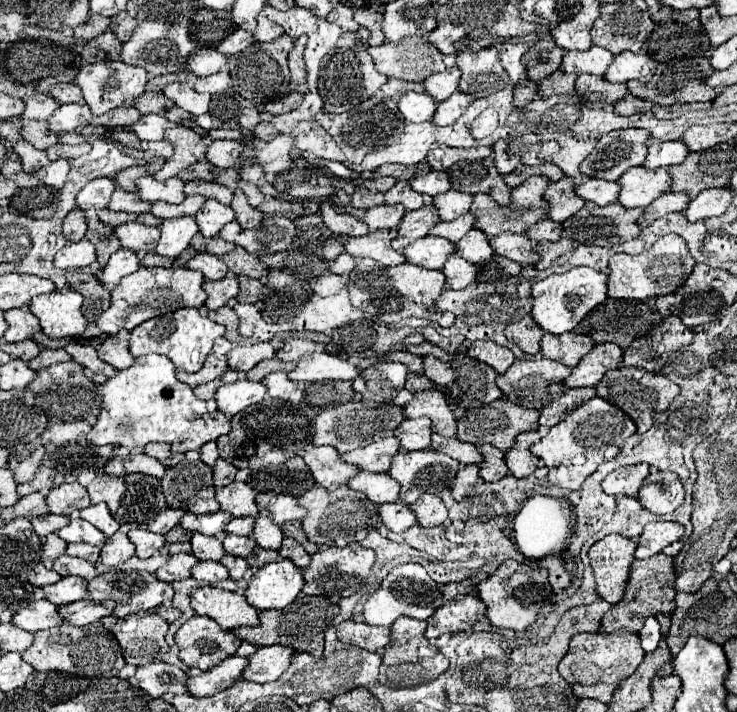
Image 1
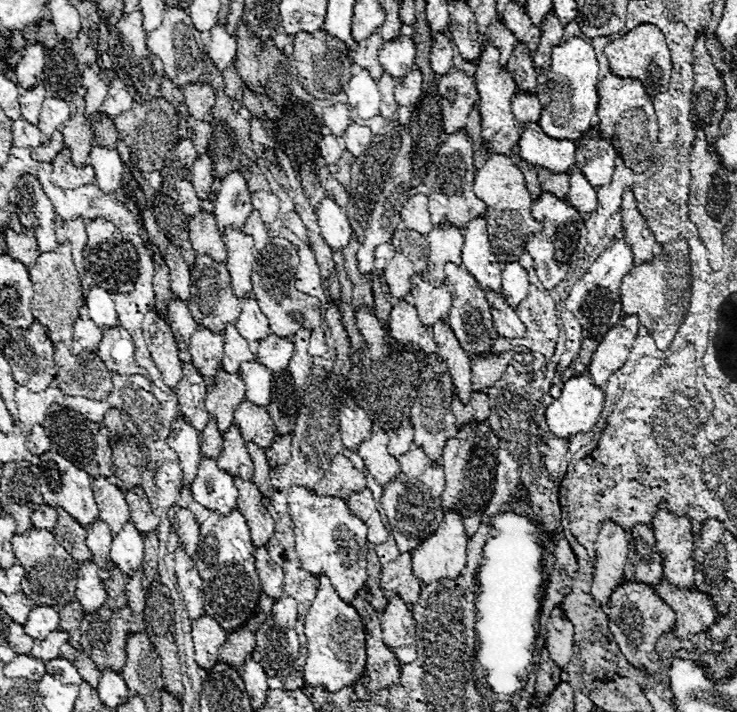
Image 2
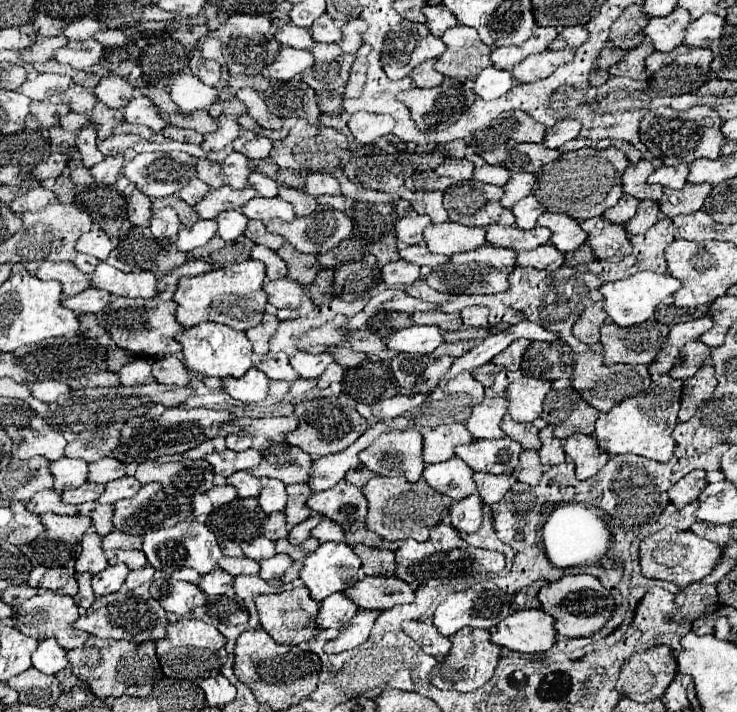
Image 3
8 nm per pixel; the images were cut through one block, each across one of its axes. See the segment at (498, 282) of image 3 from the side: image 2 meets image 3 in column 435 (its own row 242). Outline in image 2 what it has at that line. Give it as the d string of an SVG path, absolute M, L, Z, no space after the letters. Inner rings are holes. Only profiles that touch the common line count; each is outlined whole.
M272 238L272 242L266 244L266 248L256 254L256 262L252 268L252 290L258 300L258 306L262 308L264 316L270 322L272 334L292 338L300 328L306 328L310 332L308 352L312 356L322 356L326 352L324 330L322 330L322 314L324 314L322 302L314 296L302 294L294 288L296 266L298 266L296 248L284 238Z

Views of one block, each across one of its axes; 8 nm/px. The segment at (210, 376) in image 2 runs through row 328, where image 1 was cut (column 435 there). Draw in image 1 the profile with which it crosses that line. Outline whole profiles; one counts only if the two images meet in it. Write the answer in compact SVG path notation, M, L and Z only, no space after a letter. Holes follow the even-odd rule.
M448 190L444 194L438 194L432 204L438 210L440 220L454 220L458 216L462 216L464 212L468 212L470 204L472 204L472 196L470 194L462 194L458 190Z

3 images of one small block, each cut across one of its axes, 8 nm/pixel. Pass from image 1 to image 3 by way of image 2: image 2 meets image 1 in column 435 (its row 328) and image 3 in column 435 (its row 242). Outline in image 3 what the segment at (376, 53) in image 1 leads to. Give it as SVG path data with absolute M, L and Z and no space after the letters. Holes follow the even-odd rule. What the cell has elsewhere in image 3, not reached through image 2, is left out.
M454 26L444 32L442 42L446 44L446 50L436 58L434 68L444 76L468 82L490 66L490 46L478 38L474 28Z

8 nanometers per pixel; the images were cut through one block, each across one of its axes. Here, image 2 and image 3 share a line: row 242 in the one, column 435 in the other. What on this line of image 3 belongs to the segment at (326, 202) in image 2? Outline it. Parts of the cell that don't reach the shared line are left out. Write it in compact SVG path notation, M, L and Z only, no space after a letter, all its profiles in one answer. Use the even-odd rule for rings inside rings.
M408 326L404 330L396 330L386 348L394 352L416 352L416 354L430 354L436 346L442 344L442 330L436 326Z

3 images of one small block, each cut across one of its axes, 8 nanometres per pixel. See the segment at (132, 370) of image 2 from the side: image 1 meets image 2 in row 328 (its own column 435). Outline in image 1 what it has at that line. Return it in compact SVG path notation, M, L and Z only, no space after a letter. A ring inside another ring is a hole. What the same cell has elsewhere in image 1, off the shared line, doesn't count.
M454 92L448 100L444 100L444 102L440 102L436 106L436 112L432 116L432 124L436 124L436 126L450 126L450 124L454 124L464 114L468 104L470 104L468 94Z

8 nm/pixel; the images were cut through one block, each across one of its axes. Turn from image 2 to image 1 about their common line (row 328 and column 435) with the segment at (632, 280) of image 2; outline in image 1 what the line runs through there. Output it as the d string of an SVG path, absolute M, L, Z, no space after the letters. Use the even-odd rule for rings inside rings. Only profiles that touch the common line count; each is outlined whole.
M400 616L390 626L390 642L388 646L384 646L384 654L382 654L382 666L380 666L380 678L378 678L380 684L388 688L420 686L424 682L438 678L442 672L448 670L448 658L442 656L438 648L428 644L424 630L426 630L424 620L414 620L408 616Z

